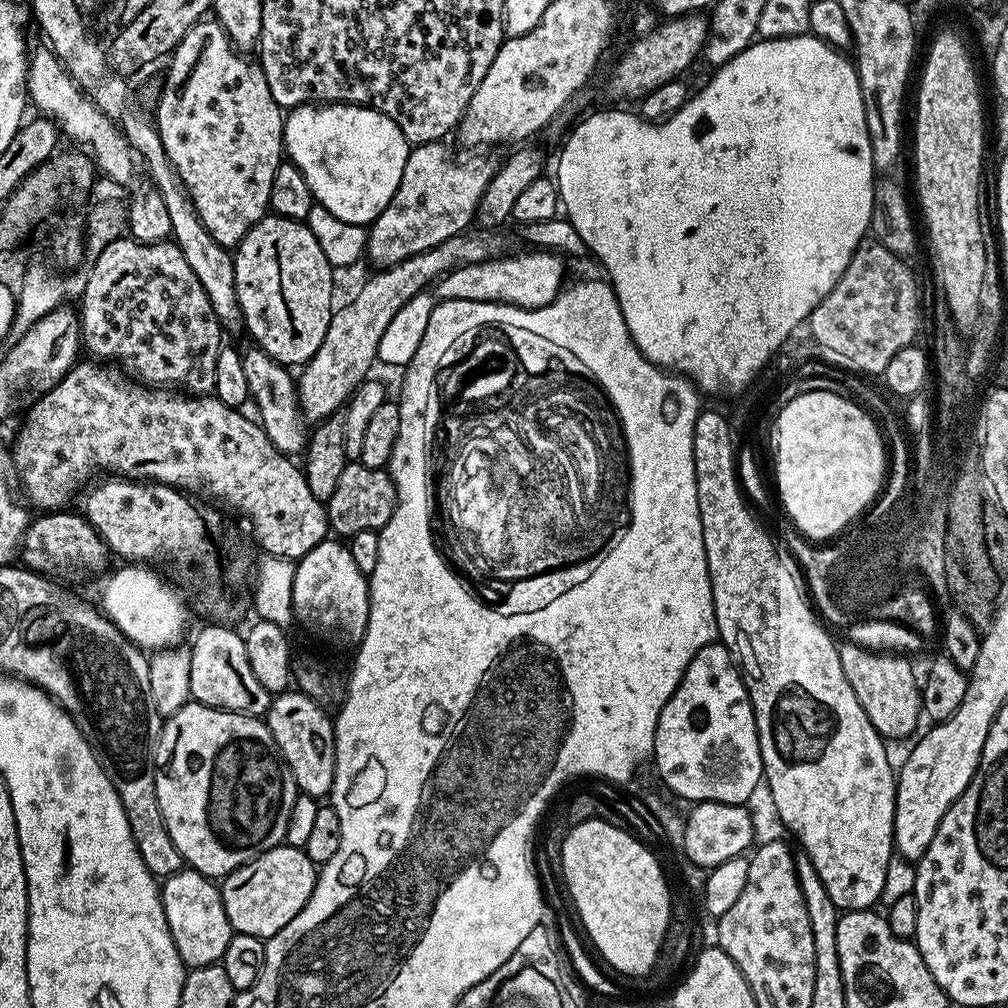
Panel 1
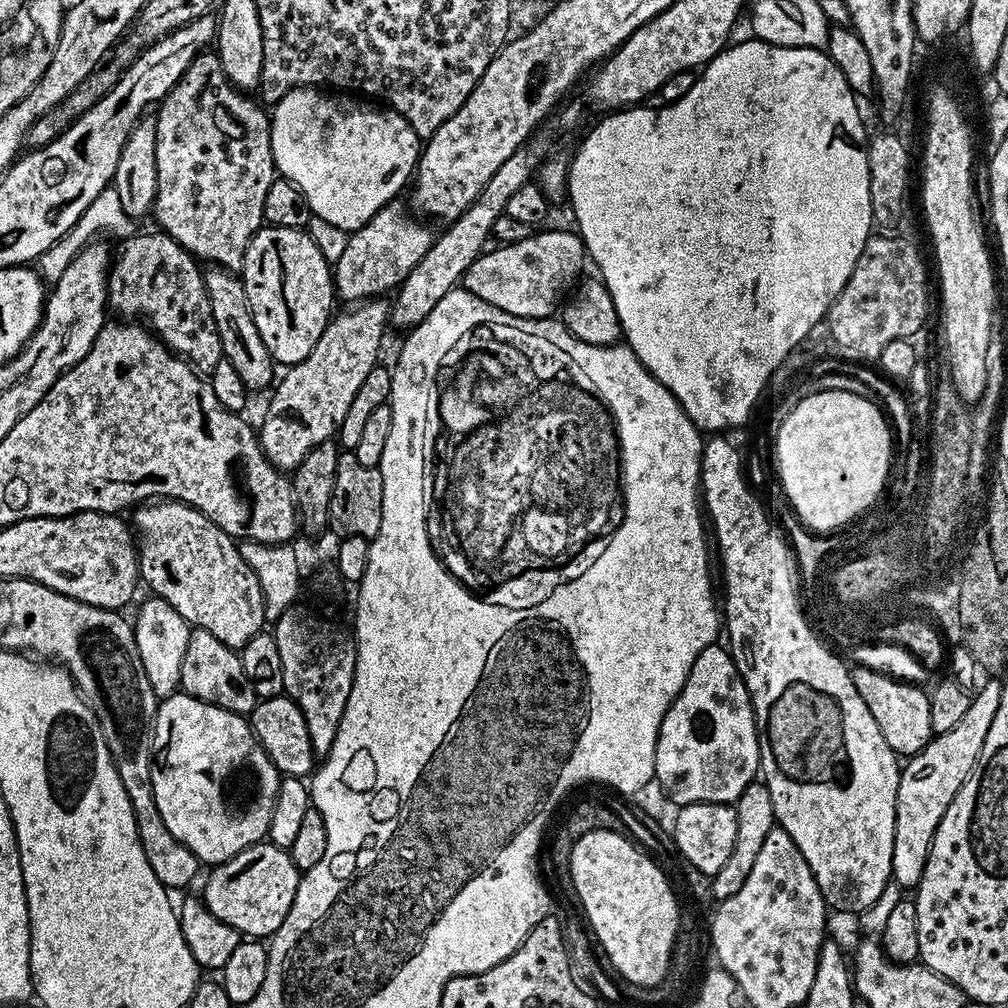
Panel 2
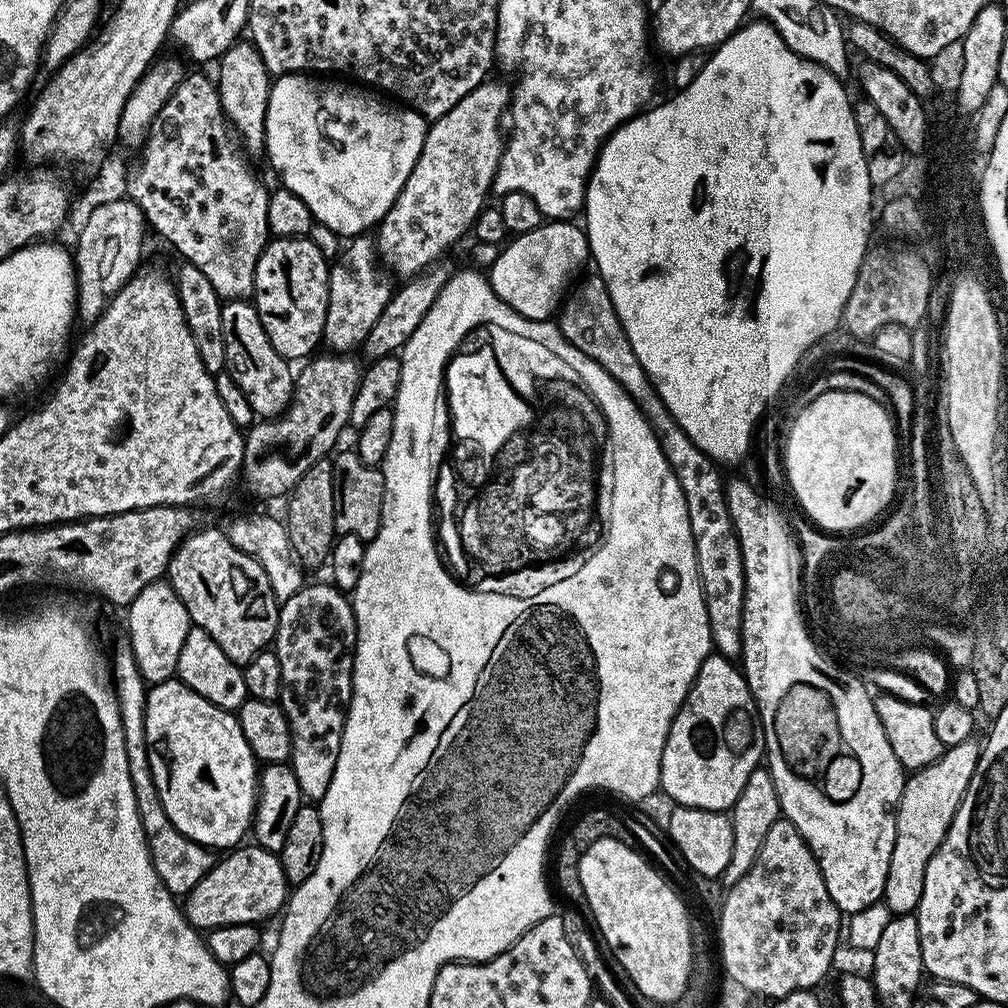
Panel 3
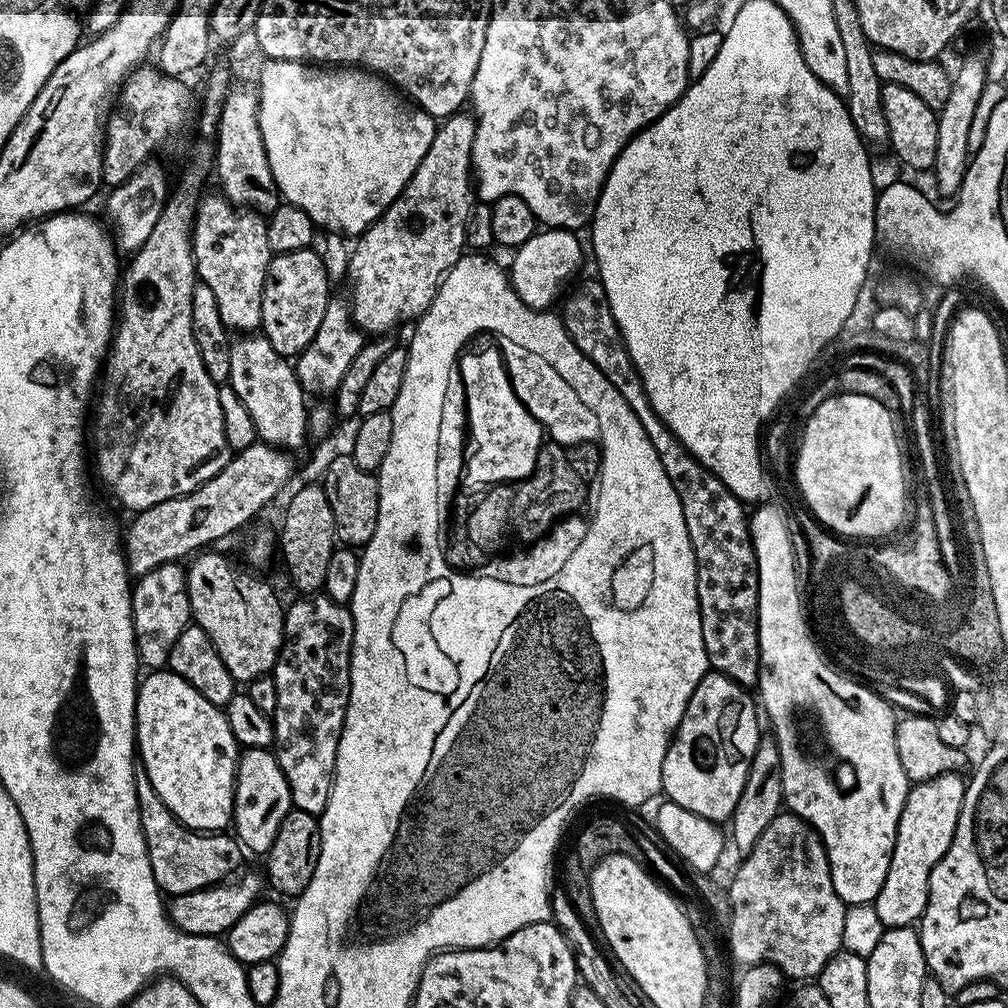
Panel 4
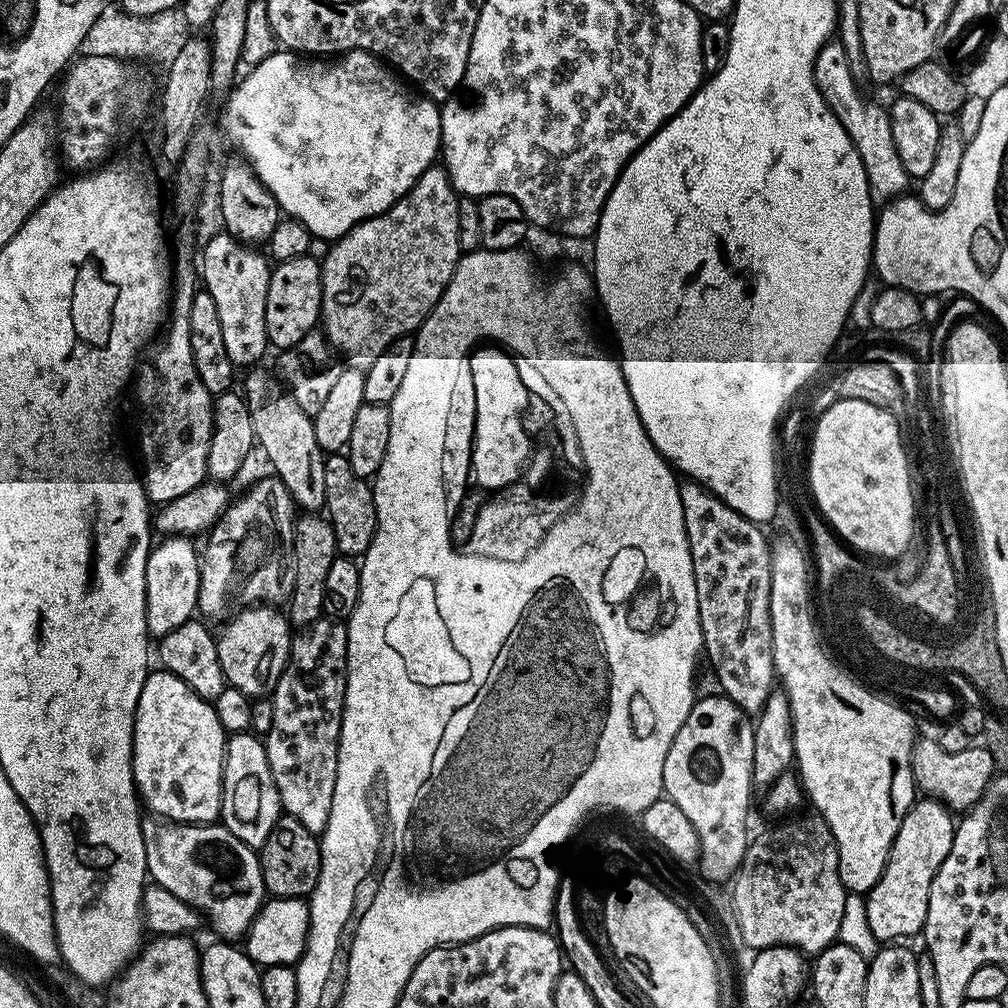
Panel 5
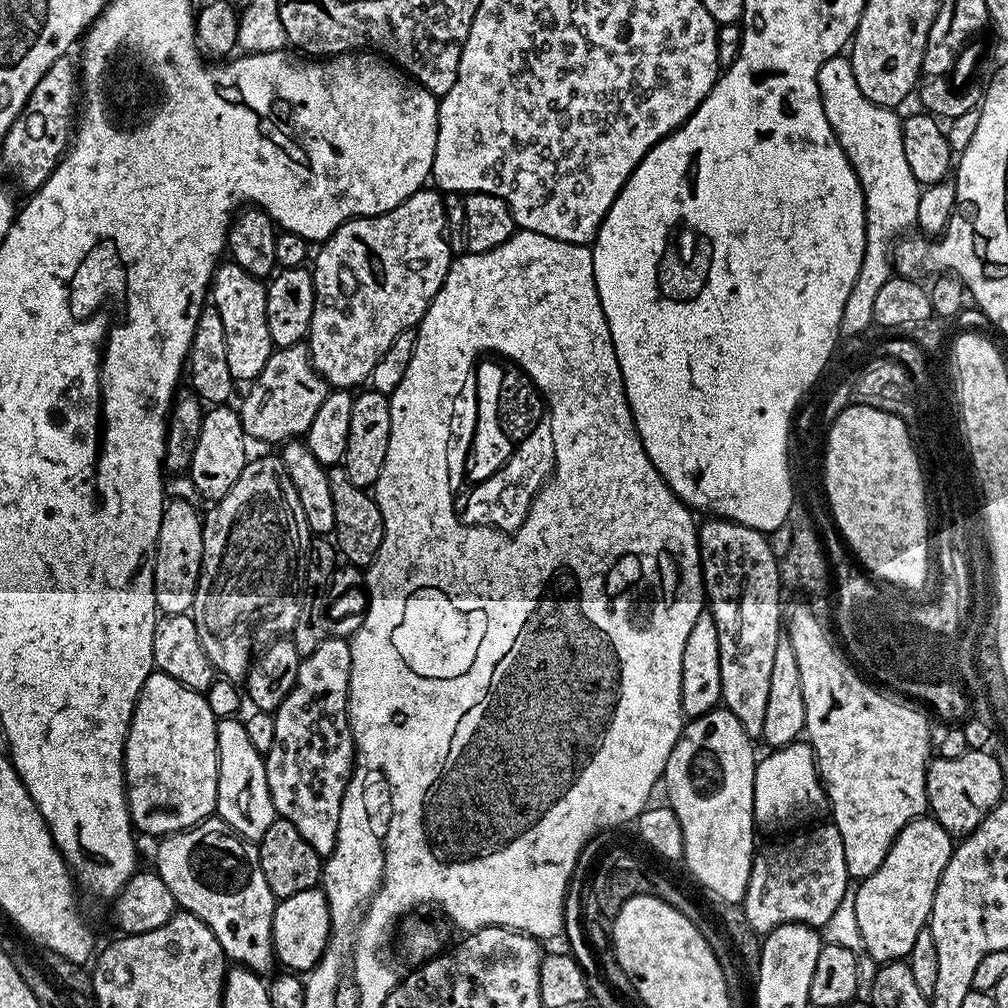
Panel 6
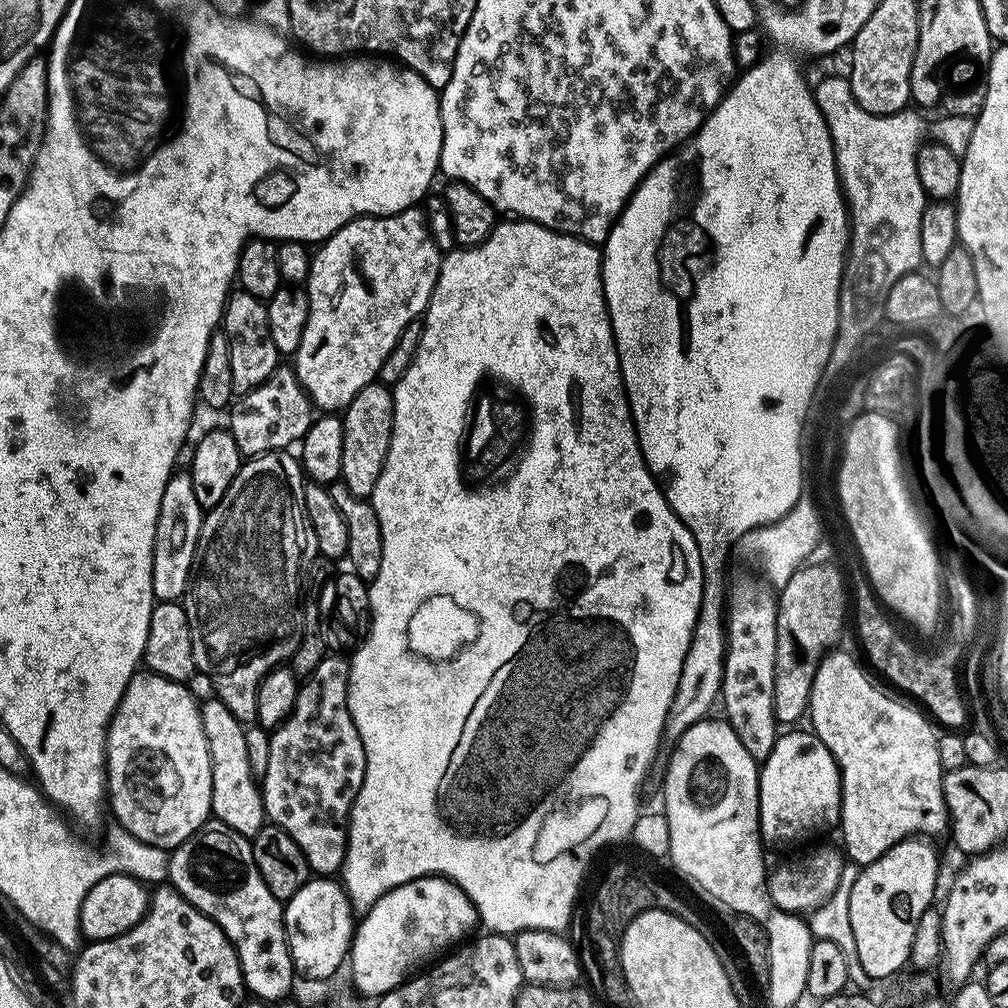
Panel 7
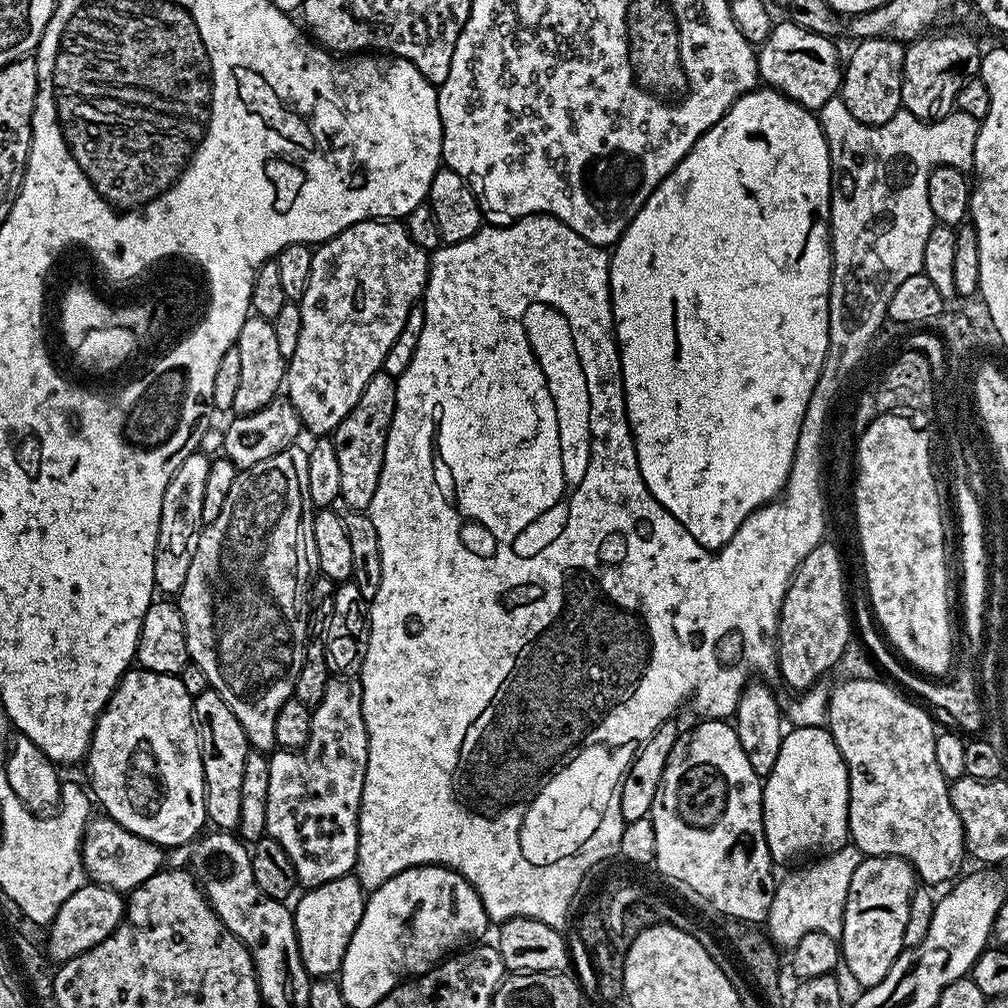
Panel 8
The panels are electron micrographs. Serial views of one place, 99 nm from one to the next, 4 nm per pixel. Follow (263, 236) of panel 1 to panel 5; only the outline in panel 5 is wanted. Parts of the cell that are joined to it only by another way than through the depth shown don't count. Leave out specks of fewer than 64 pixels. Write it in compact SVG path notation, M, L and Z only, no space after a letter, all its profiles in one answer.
M299 256L276 264L270 278L266 298L266 330L269 345L284 351L313 331L320 320L321 263L310 256Z

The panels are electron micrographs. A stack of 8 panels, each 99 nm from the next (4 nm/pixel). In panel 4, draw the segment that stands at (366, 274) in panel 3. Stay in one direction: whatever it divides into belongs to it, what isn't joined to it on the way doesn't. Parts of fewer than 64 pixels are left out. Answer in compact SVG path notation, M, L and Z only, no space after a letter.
M332 298L326 306L322 322L319 323L318 332L308 345L295 357L294 367L296 377L305 393L316 395L316 398L324 398L327 394L335 393L336 388L342 382L342 374L346 374L350 362L354 362L358 350L366 343L365 333L361 332L352 323L352 310L347 299L337 300Z

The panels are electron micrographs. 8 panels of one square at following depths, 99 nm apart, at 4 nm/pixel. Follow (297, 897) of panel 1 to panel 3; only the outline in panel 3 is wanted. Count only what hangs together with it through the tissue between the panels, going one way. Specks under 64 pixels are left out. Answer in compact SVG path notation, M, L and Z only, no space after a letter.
M237 846L225 860L217 859L188 895L183 897L182 911L197 930L225 928L231 924L259 925L285 907L290 885L284 876L279 855L259 846Z

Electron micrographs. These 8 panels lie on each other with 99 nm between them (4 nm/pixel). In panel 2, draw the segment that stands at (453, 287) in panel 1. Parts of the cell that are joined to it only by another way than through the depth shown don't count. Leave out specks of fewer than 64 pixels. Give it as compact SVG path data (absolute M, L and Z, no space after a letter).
M545 230L534 232L522 242L499 245L496 250L481 253L464 272L463 288L511 316L529 320L549 319L555 308L557 311L562 288L572 278L579 277L586 253L579 233Z

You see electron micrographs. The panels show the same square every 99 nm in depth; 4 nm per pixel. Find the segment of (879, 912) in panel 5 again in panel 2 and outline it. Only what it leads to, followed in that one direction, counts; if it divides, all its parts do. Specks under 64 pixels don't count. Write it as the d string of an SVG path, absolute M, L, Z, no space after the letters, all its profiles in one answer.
M997 683L986 685L980 693L977 691L962 722L946 734L933 735L930 743L900 769L894 822L892 880L901 890L915 890L922 882L938 822L942 822L942 814L946 814L954 794L958 794L976 765L982 742L986 742L986 730L990 730L990 722L994 722L994 714L998 714L1000 689L1001 685Z

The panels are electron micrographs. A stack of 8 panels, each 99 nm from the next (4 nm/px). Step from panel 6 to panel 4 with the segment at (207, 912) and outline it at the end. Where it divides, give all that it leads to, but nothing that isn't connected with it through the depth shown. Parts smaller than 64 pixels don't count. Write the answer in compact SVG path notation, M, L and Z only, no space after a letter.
M142 766L137 767L134 786L150 866L161 893L177 896L210 888L214 884L229 879L241 867L239 866L241 845L231 835L219 832L198 832L181 824L176 815L164 805L162 798L158 798Z

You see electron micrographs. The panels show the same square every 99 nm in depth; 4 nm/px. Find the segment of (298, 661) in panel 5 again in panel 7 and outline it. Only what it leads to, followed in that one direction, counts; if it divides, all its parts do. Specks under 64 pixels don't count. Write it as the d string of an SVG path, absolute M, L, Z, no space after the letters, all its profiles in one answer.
M327 654L314 673L301 683L290 719L271 733L270 762L266 762L266 774L262 778L265 817L298 842L302 854L306 854L309 869L320 878L331 877L343 869L348 849L348 815L352 812L352 803L356 801L366 770L366 750L358 726L354 726L348 705L349 691L349 657Z

